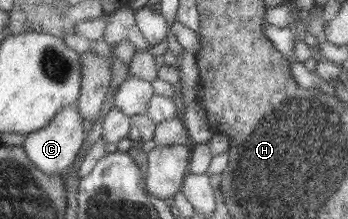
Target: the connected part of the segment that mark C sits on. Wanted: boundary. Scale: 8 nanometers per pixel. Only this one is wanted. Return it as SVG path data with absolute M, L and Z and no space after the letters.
M76 103L64 106L44 128L25 135L26 139L21 147L30 162L44 174L53 177L61 175L62 171L73 163L84 142L82 122L83 116L79 114Z

